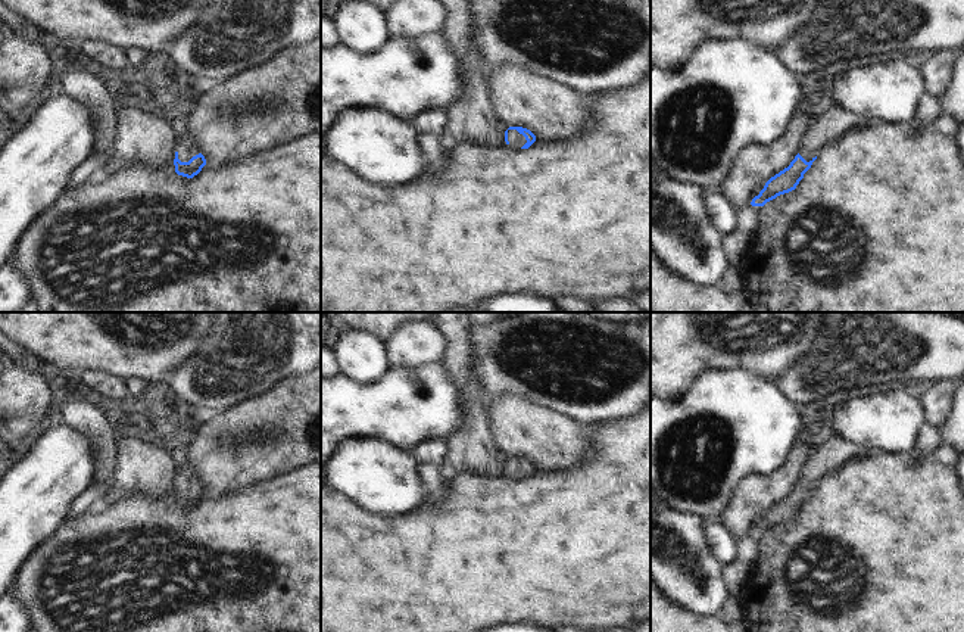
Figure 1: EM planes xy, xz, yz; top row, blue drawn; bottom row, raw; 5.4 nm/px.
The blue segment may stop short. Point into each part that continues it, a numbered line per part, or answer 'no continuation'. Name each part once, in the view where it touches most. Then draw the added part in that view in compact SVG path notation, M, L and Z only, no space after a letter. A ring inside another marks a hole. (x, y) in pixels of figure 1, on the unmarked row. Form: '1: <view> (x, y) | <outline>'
1: xz (517, 470) | M508 460L508 471L511 477L521 479L527 470L517 460Z

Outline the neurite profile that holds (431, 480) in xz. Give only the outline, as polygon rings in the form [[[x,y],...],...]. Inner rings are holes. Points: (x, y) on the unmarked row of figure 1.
[[[419,463],[421,483],[427,492],[427,504],[442,505],[446,501],[446,486],[440,476],[439,466],[433,463]]]

